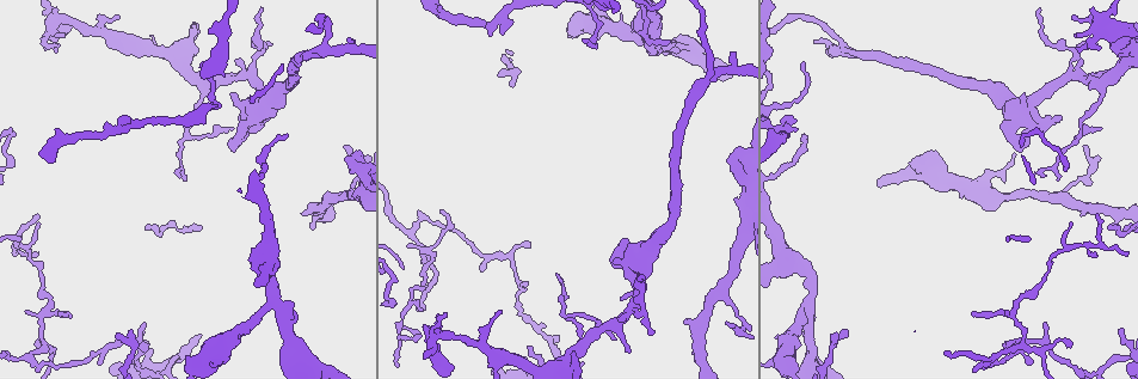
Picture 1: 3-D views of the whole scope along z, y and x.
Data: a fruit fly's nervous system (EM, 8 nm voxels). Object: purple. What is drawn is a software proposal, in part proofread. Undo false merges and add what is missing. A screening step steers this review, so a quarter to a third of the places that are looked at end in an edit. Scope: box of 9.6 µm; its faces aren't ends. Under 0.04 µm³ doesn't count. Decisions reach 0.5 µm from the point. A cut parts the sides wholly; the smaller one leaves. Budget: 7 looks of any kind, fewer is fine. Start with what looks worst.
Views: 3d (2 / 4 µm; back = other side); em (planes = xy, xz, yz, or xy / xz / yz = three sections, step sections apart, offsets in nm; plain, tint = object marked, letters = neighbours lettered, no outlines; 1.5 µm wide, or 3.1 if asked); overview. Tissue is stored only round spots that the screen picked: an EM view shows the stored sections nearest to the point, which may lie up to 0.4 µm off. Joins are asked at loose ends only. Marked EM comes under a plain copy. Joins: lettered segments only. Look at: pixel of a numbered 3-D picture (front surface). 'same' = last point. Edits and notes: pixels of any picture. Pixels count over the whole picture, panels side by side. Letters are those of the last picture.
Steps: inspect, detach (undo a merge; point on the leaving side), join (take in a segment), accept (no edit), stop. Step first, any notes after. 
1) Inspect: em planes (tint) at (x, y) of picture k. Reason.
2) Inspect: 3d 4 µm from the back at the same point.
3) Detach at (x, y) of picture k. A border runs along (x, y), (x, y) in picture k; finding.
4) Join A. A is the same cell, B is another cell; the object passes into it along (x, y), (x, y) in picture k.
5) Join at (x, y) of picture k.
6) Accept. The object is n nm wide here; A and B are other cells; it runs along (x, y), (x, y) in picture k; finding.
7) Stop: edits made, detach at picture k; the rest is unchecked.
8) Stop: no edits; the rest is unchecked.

Inspect: 3d 2 µm at (1015, 339) of picture 1. Abrupt turn.

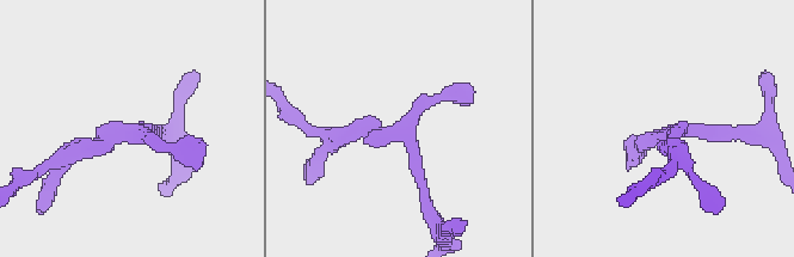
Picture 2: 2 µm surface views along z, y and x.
Inspect: em yz step 8 (tint) at (675, 130) of picture 2. Now the EM.

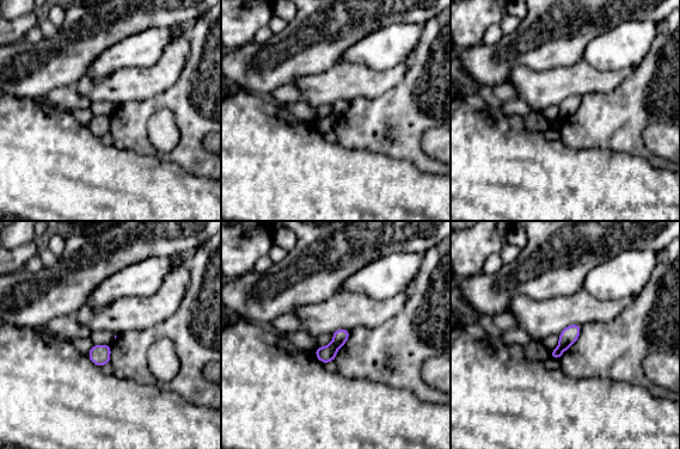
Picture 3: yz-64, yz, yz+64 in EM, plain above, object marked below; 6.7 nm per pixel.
Inspect: em planes (letters) at the same point. Cut it another way.

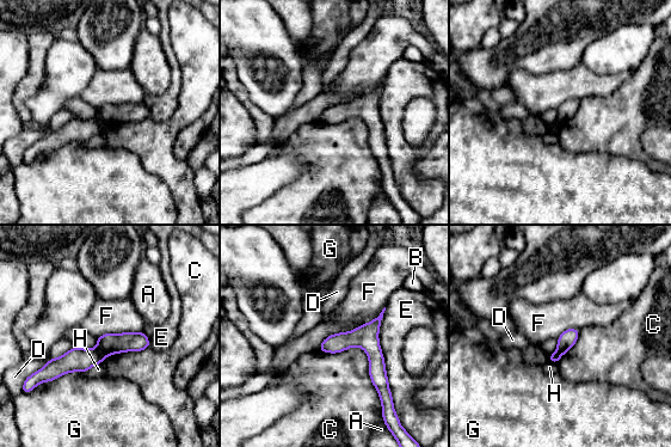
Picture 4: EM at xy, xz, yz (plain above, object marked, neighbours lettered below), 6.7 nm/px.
Detach at (77, 360) of picture 4. The longest contact is with E, 700 nm; A, B, C, D, E, F, G and H are other cells; a border runs along (96, 348), (109, 354) in picture 4; two neurons meet here.

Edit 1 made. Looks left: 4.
Inspect: overview.

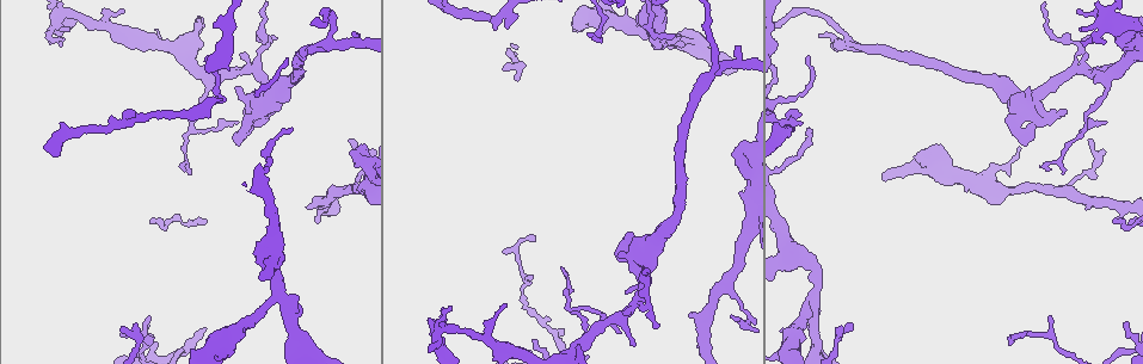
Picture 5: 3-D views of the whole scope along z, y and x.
Inspect: 3d 2 µm at (1128, 322) of picture 5. Branch stops here.

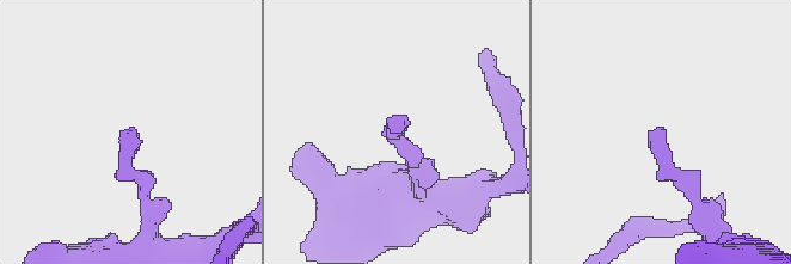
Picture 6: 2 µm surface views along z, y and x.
Inspect: em xy step 4 (letters) at (665, 132) of picture 6.

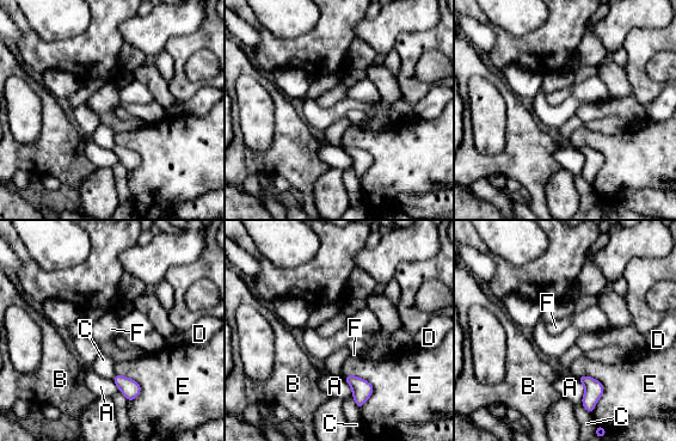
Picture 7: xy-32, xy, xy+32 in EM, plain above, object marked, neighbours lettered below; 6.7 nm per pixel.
Inspect: em planes (letters) at the same point.

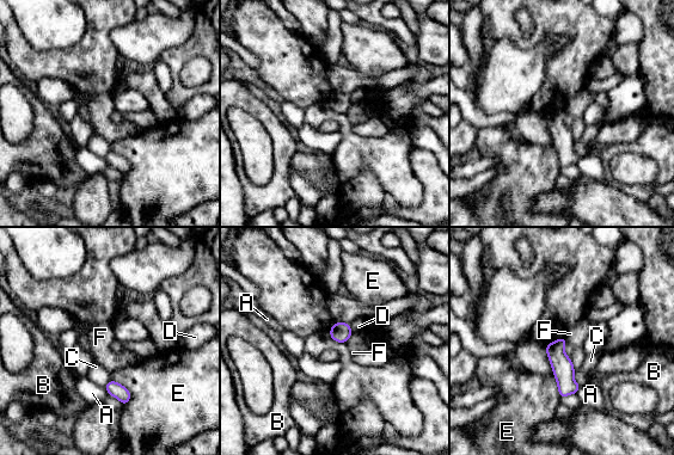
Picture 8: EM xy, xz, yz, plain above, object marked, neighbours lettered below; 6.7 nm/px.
Accept. The longest contact is with E, 220 nm; A, B, C, D, E and F are other cells; none of them fits.

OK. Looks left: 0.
Stop: edits made, detach at picture 4; the rest is unchecked.

